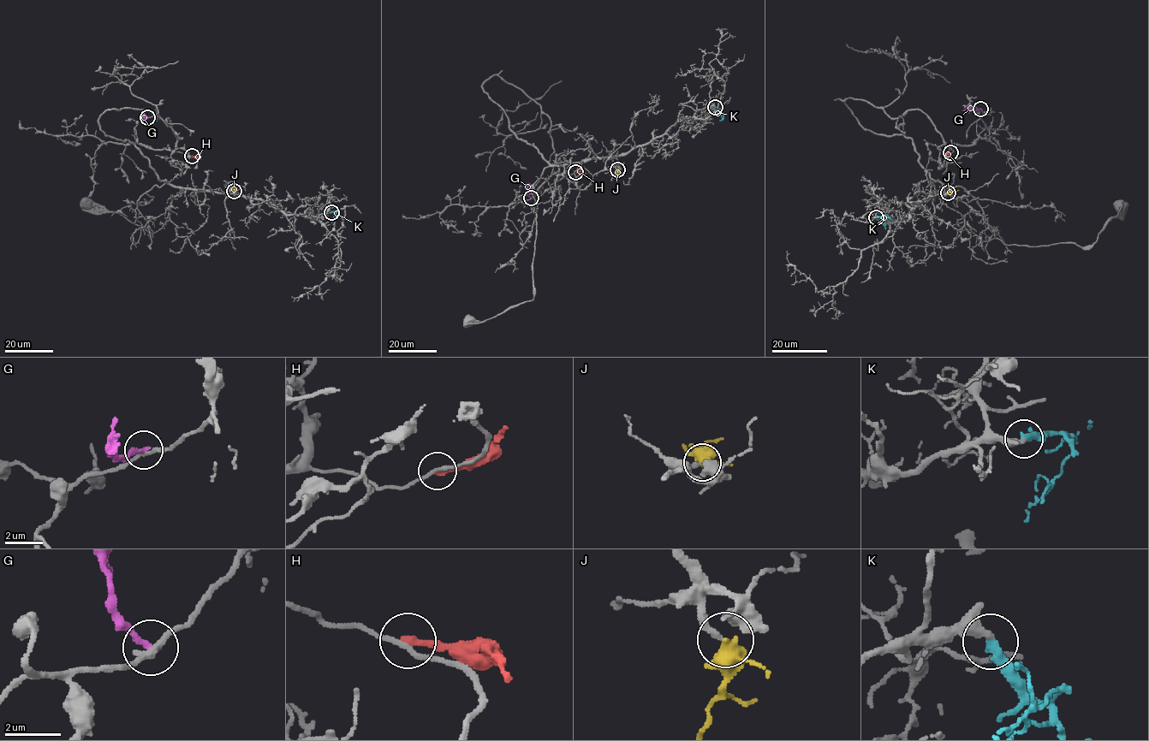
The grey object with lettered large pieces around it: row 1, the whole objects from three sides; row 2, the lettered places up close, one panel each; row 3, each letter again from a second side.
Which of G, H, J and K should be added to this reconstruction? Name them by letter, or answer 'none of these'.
J, K

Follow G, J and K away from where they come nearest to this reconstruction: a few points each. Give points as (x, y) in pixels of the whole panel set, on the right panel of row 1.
G: (980, 109), (962, 110)
J: (948, 192), (959, 189)
K: (876, 217), (882, 216), (885, 228)

